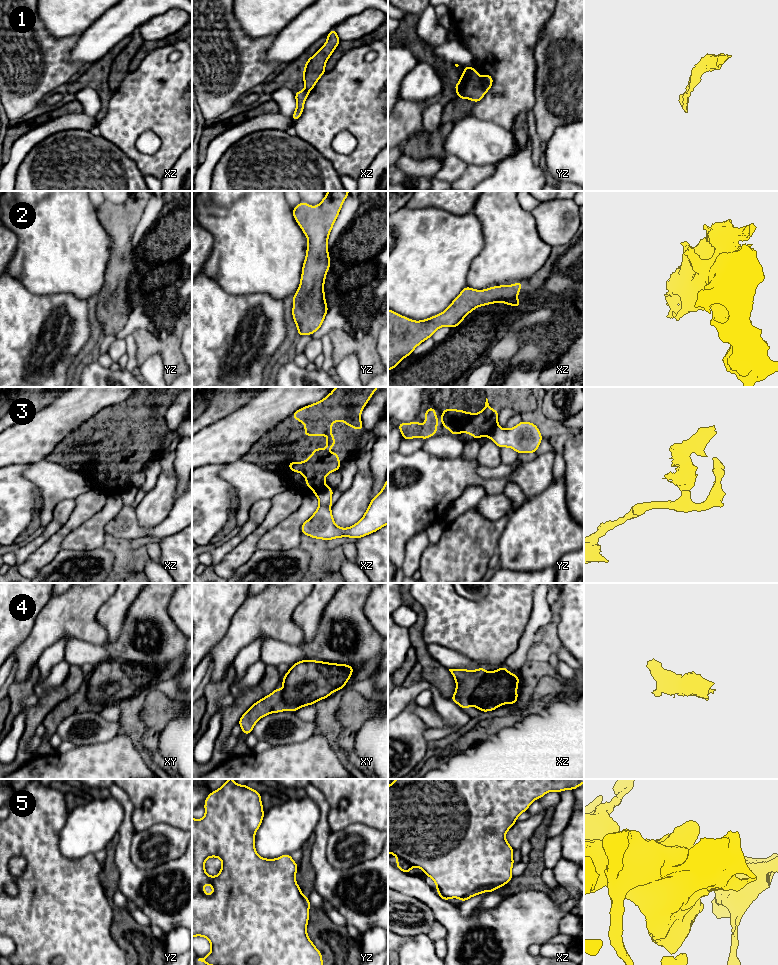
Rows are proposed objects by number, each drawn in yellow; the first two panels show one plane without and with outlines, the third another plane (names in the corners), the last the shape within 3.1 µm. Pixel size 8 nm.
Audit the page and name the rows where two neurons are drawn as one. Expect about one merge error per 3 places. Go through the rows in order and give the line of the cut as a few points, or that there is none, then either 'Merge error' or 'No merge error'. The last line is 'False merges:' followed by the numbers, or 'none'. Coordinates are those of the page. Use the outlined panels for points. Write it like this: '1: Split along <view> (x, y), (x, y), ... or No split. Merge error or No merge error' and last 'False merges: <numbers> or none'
1: Split along yz (481, 80), (485, 91). Merge error
2: No split. No merge error
3: Split along xz (327, 487), (316, 495). Merge error
4: No split. No merge error
5: Split along xz (497, 887), (481, 886), (460, 898). Merge error
False merges: 1, 3, 5

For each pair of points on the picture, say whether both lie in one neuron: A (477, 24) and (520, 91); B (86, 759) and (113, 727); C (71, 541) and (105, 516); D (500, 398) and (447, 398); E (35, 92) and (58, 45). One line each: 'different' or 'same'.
A: same
B: different
C: same
D: same
E: same

